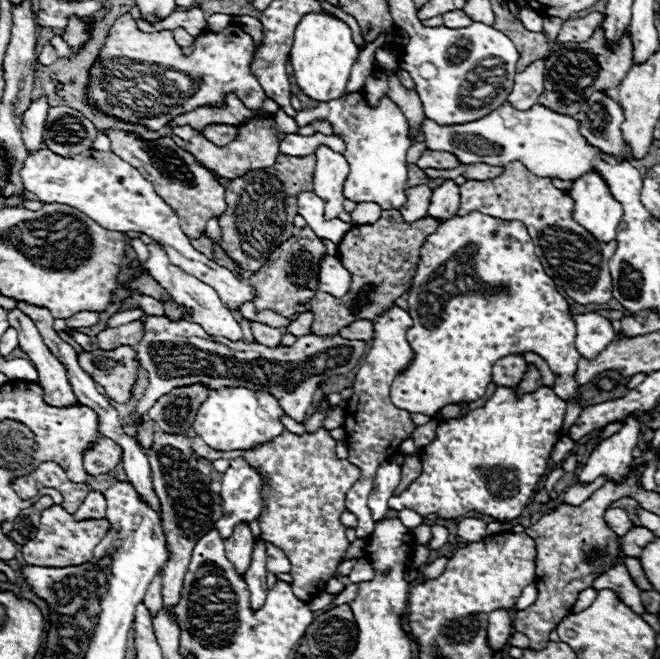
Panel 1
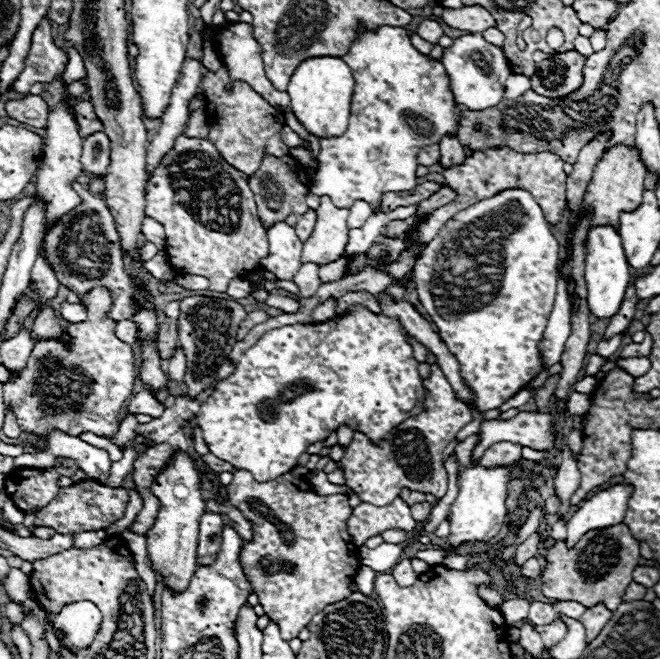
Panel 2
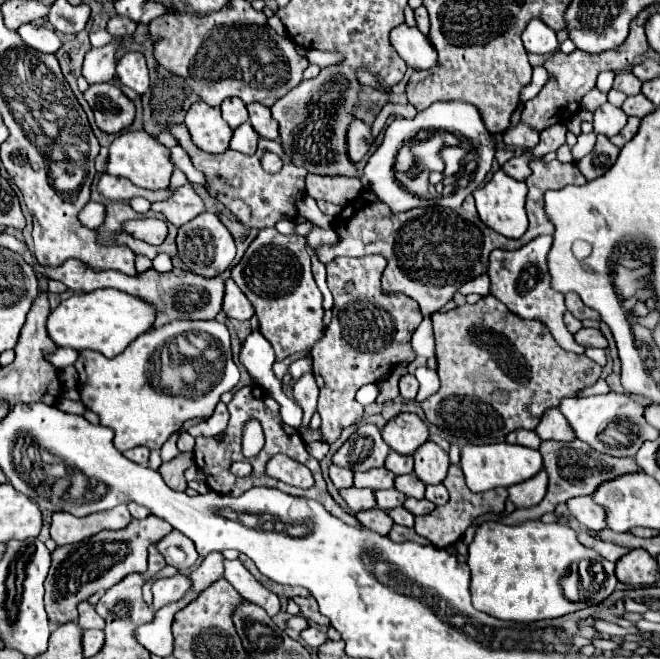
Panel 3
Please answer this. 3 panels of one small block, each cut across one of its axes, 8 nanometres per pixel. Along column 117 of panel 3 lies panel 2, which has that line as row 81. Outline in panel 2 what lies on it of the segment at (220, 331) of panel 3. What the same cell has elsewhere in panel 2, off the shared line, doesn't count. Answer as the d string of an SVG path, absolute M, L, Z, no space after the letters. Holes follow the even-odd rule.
M384 26L376 34L362 34L342 60L352 68L356 80L350 120L340 138L320 138L322 152L318 154L318 170L312 178L310 192L316 196L330 196L340 208L352 208L356 200L380 208L386 192L408 192L416 186L416 156L420 148L440 144L440 138L444 136L456 136L462 122L462 110L452 100L444 66L438 60L428 60L428 56L420 54L410 44L410 36L404 28Z

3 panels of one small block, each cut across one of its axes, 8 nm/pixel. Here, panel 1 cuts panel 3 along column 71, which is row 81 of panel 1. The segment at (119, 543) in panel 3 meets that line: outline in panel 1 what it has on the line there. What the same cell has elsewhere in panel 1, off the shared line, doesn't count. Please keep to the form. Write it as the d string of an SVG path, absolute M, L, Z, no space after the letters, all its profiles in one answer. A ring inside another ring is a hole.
M602 26L592 34L588 42L580 44L562 44L556 46L556 52L546 62L546 78L544 78L544 92L540 94L540 104L566 116L574 116L580 110L580 104L598 90L618 90L620 82L624 80L626 72L632 66L632 34L626 30L626 34L620 38L618 44L612 48L606 46L606 36Z

